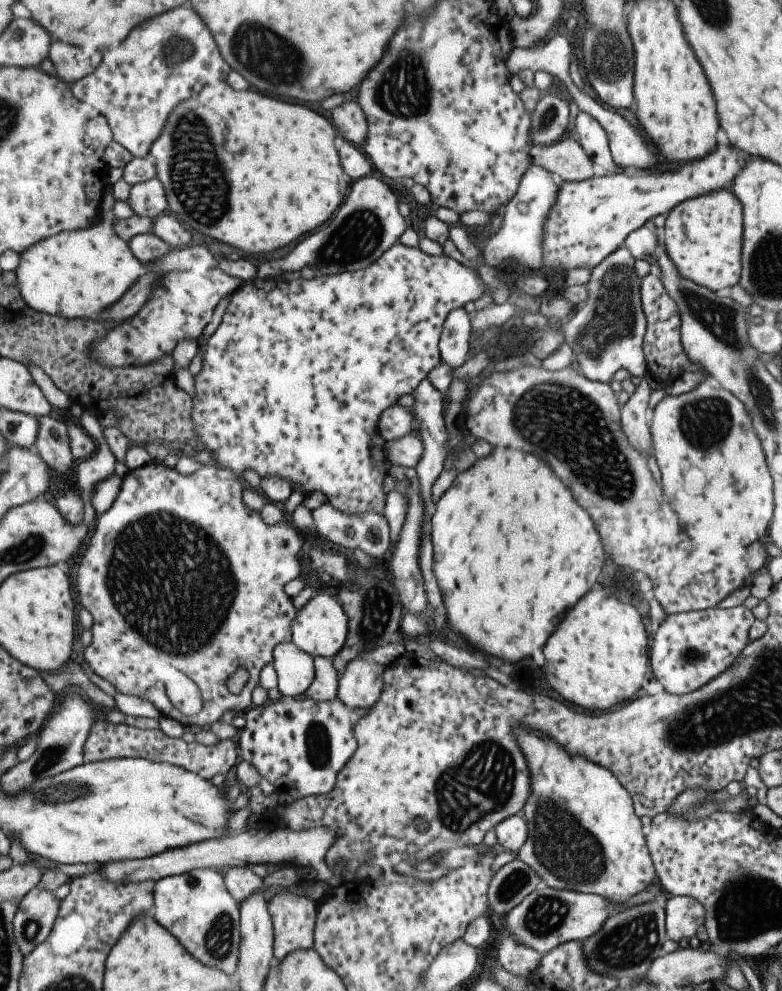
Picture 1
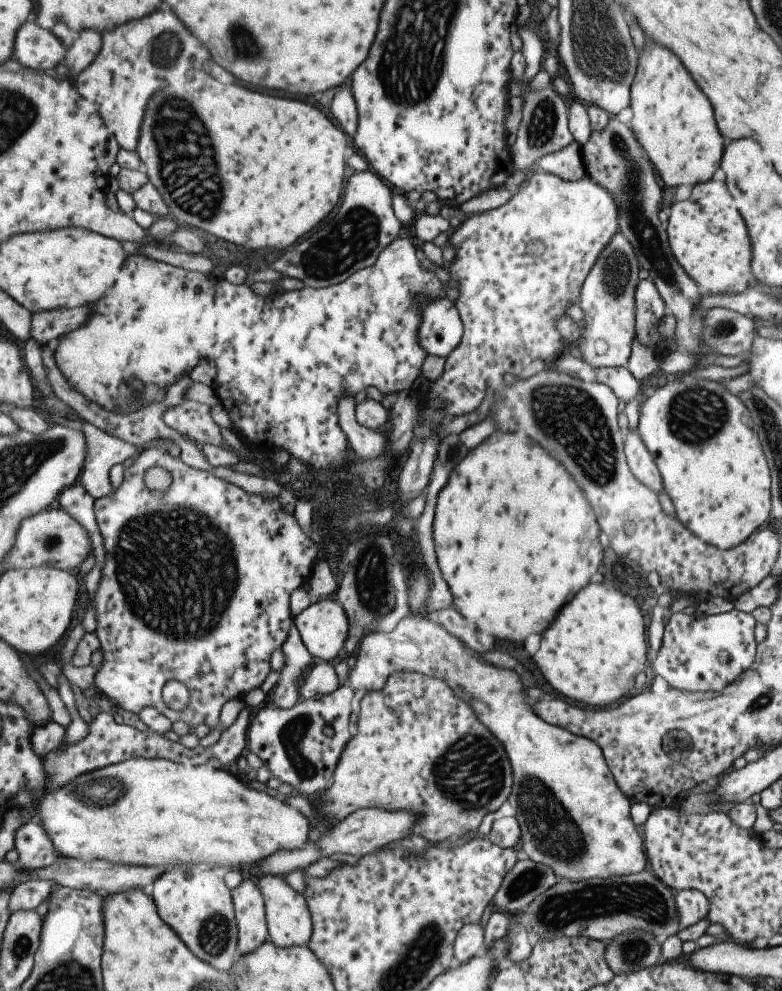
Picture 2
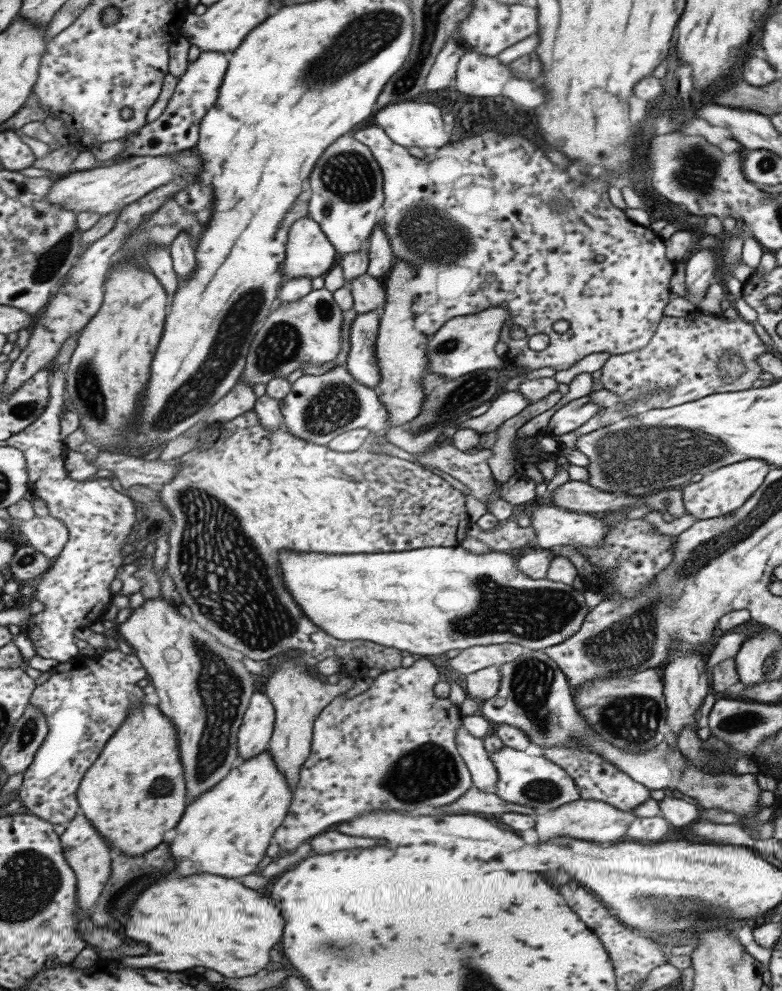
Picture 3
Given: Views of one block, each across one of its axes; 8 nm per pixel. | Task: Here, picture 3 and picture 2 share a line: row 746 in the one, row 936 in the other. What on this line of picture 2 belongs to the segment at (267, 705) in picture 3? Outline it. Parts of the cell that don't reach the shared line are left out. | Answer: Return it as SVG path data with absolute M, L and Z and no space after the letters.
M245 876L245 880L230 892L236 921L235 956L238 959L268 941L267 924L263 898L255 879Z

